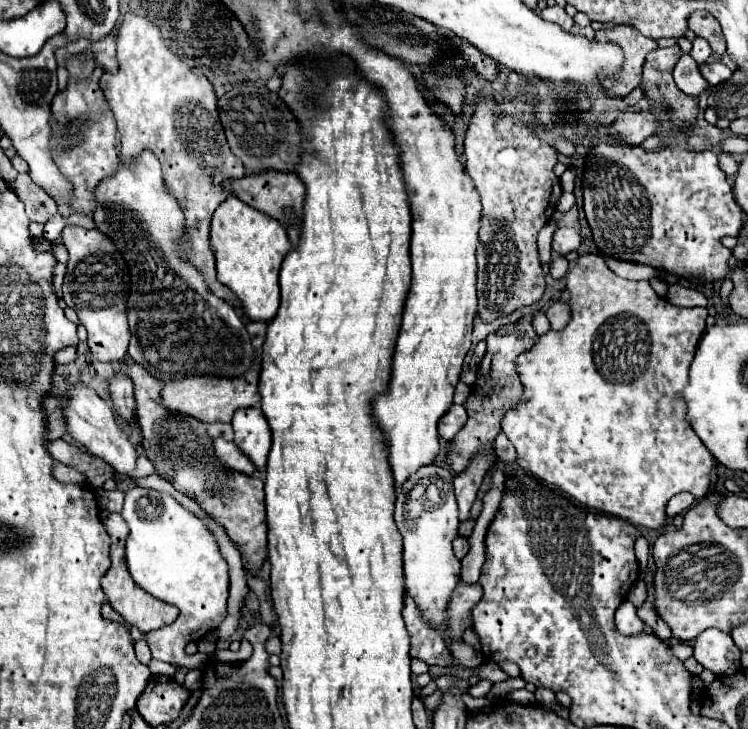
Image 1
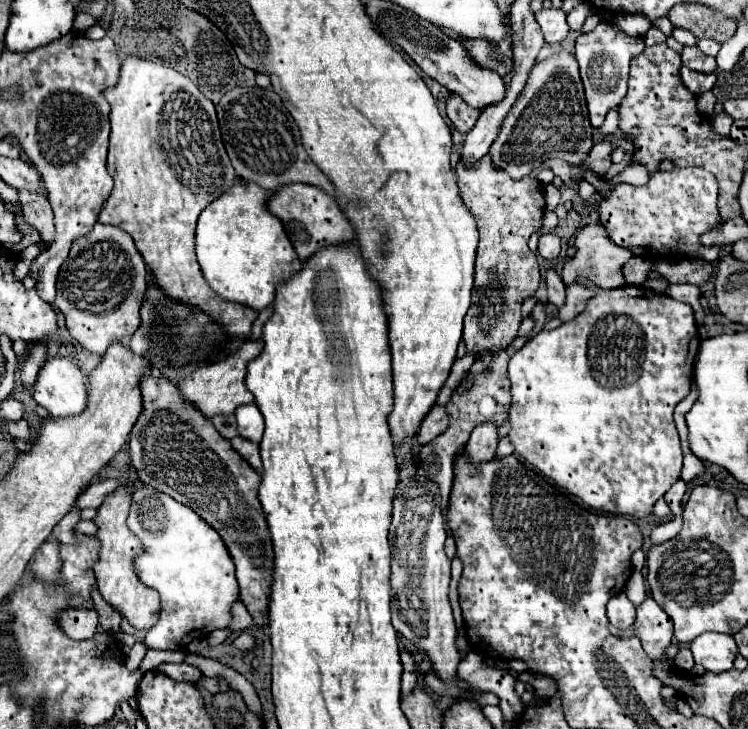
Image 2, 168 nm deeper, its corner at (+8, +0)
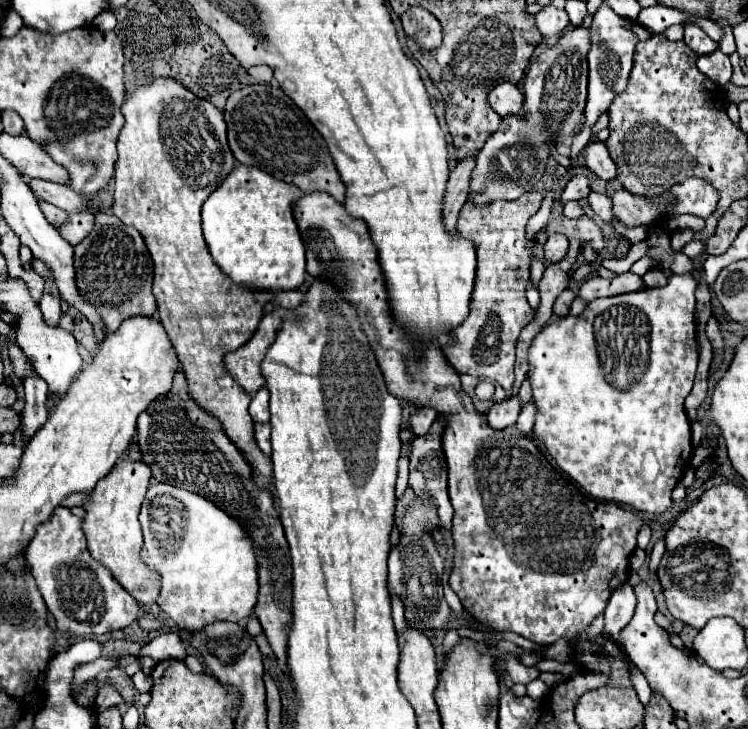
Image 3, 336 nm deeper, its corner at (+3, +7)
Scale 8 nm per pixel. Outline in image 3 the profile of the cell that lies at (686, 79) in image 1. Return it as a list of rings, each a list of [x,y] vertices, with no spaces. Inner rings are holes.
[[[716,51],[710,53],[708,57],[698,57],[696,61],[700,73],[704,73],[710,81],[718,83],[718,85],[726,85],[732,77],[732,65],[728,61],[728,55]]]

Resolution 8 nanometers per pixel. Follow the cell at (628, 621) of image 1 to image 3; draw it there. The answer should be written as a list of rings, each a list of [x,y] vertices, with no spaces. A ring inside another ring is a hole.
[[[624,583],[624,587],[616,589],[608,601],[608,607],[604,611],[606,625],[604,625],[604,635],[612,637],[616,641],[618,633],[630,623],[634,617],[634,607],[636,607],[636,595],[632,591],[630,583]]]

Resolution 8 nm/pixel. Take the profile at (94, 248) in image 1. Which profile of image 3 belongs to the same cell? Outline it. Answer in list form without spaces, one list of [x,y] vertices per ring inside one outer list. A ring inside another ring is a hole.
[[[98,213],[92,233],[74,247],[76,287],[80,297],[94,305],[102,325],[108,333],[116,331],[124,319],[146,315],[156,311],[156,299],[152,295],[152,259],[144,245],[142,235],[124,225],[112,213]]]

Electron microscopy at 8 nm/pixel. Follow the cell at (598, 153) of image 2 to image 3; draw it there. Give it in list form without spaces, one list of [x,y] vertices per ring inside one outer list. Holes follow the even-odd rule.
[[[582,169],[582,173],[570,177],[570,181],[566,183],[566,187],[564,187],[562,195],[560,195],[560,201],[562,201],[562,203],[572,201],[572,199],[578,201],[578,199],[588,197],[588,193],[590,193],[590,183],[592,183],[592,175],[588,175],[586,171],[588,171],[588,169]]]

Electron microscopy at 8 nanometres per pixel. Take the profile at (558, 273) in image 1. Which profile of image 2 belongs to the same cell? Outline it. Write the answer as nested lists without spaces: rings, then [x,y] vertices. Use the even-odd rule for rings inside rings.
[[[555,270],[547,272],[547,292],[549,292],[549,302],[555,304],[557,308],[561,308],[563,300],[565,300],[565,284],[561,282],[561,278]]]

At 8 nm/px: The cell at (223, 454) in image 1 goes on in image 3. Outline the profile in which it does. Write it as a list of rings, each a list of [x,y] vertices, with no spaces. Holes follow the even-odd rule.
[[[254,425],[254,439],[260,451],[270,457],[270,425]]]

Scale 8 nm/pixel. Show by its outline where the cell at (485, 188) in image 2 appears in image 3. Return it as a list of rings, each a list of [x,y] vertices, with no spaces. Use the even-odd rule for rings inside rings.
[[[524,193],[514,201],[498,199],[486,205],[474,203],[472,195],[466,199],[456,225],[458,233],[472,237],[478,255],[478,267],[468,321],[456,329],[452,343],[444,347],[444,355],[458,373],[494,379],[506,391],[512,389],[514,383],[516,339],[522,327],[526,327],[534,317],[526,299],[530,263],[534,259],[534,241],[526,237],[526,225],[528,219],[540,209],[540,203],[542,193]]]

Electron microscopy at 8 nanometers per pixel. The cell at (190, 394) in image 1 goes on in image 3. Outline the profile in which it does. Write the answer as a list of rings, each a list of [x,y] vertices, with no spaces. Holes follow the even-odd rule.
[[[274,309],[272,313],[264,315],[254,337],[240,349],[228,353],[224,357],[224,371],[248,393],[256,393],[264,385],[264,377],[260,373],[260,361],[264,359],[266,349],[276,339],[276,329],[282,325],[284,319],[294,317],[294,311]]]

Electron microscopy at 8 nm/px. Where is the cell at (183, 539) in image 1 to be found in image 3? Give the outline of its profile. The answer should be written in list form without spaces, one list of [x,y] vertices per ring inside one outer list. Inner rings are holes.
[[[152,483],[142,503],[140,523],[144,531],[144,563],[162,575],[158,607],[178,625],[180,631],[196,633],[210,623],[236,623],[252,613],[258,595],[256,555],[252,553],[252,545],[248,545],[248,537],[244,537],[244,529],[240,529],[232,517],[196,493],[176,489],[168,483]]]

